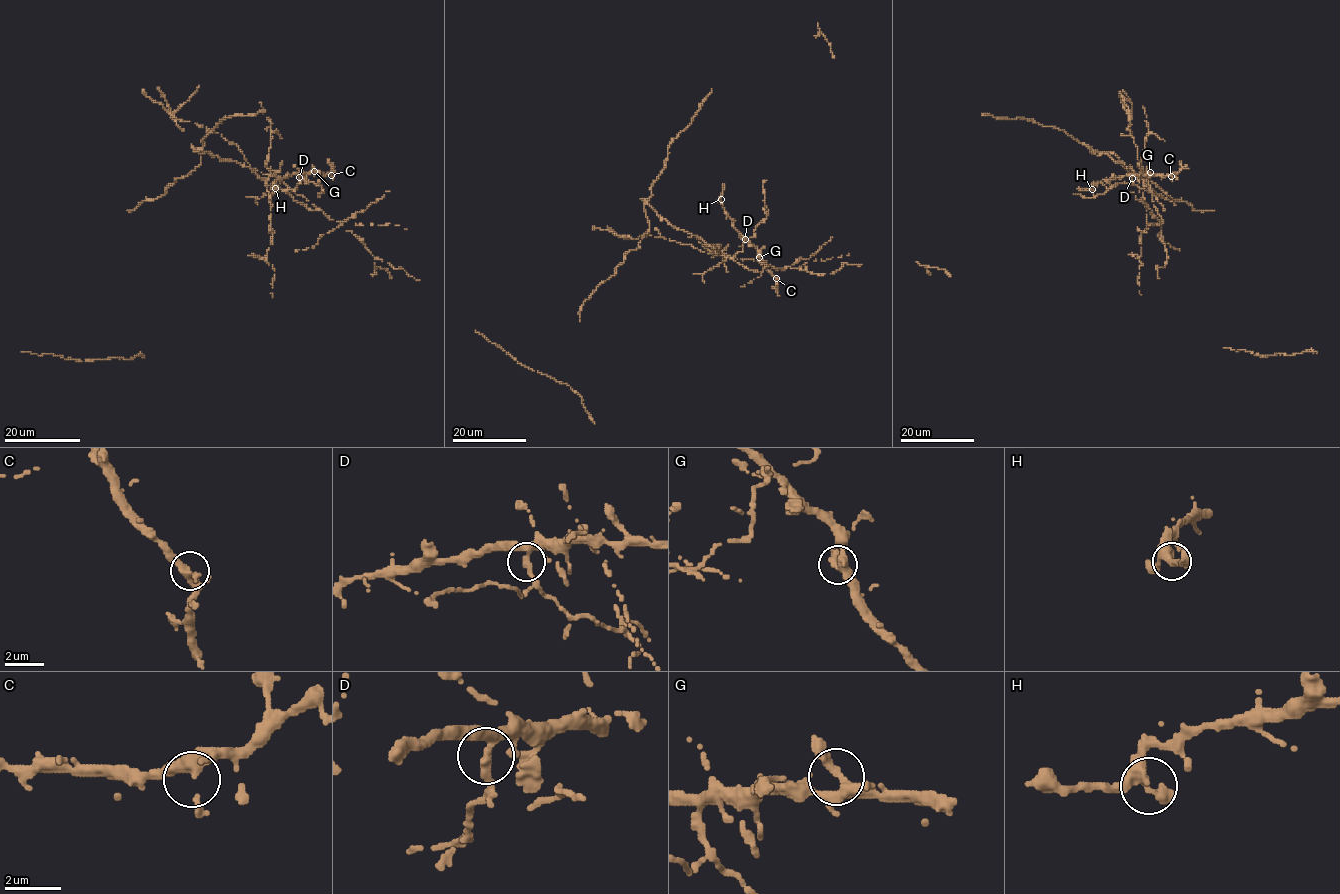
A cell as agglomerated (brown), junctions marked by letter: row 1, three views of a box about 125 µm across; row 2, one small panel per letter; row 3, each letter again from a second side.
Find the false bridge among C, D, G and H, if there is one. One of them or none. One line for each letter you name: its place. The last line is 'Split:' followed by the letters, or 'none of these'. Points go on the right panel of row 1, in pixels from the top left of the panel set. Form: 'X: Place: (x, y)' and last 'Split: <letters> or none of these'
D: Place: (1132, 178)
Split: D

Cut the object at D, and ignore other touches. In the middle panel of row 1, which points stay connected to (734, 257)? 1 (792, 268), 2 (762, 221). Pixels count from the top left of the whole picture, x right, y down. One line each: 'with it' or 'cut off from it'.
1: with it
2: with it

